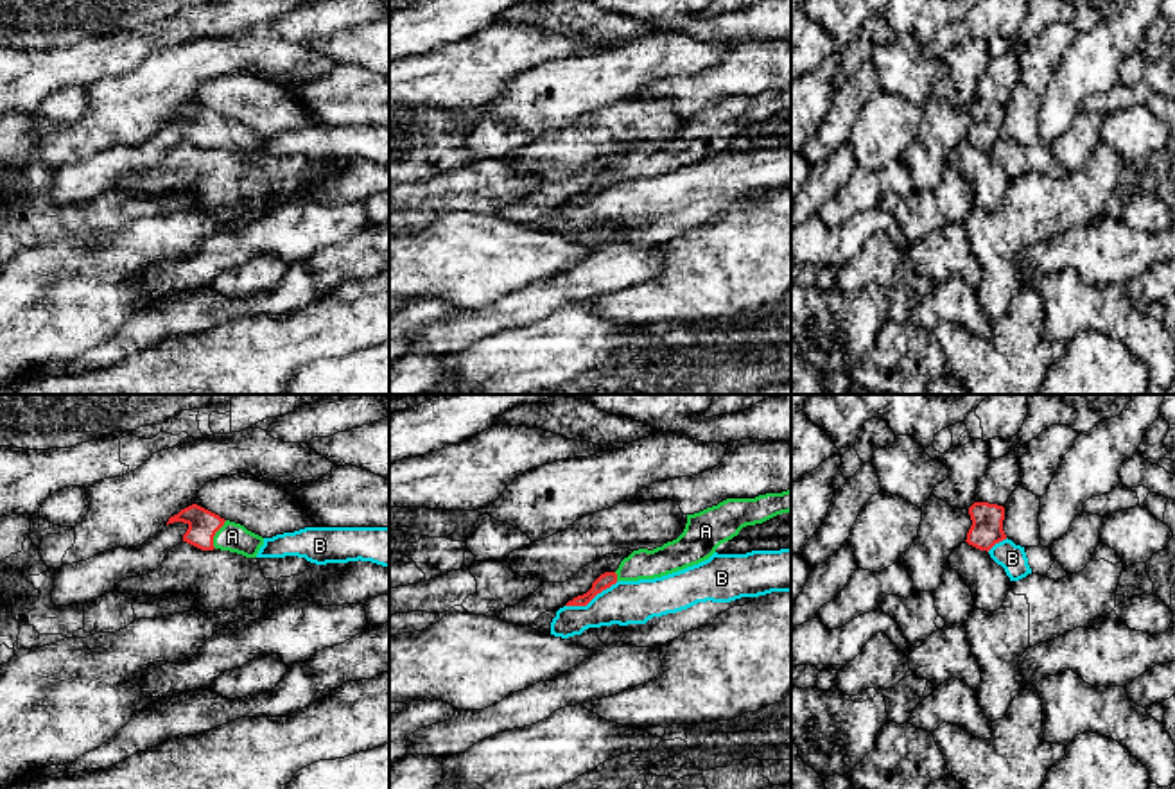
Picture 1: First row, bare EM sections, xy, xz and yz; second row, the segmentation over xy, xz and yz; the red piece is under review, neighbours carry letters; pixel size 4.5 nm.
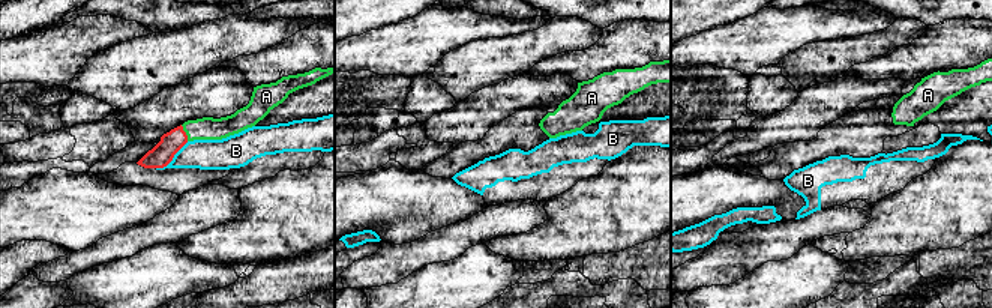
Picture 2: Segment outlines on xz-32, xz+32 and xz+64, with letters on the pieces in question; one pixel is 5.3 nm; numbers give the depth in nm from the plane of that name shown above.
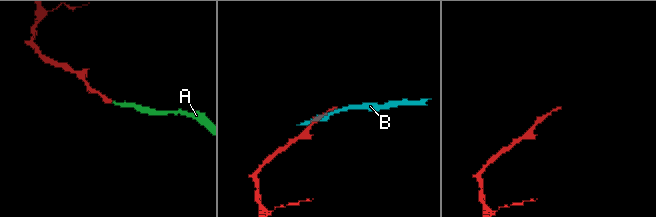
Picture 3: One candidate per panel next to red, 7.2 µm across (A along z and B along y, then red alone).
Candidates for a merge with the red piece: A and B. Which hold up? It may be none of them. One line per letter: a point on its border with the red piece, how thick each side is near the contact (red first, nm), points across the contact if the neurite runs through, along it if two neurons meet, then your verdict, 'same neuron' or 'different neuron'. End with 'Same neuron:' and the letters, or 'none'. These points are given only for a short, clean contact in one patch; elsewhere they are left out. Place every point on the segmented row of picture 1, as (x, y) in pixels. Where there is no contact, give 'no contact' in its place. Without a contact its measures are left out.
A: xy (214, 535) | 140/130 nm | across xy (203, 524), (214, 535), (232, 537) | same neuron
B: xz (591, 599) | 70/190 nm | along xz (617, 581), (598, 592), (585, 605), (565, 606) | different neuron
Same neuron: A

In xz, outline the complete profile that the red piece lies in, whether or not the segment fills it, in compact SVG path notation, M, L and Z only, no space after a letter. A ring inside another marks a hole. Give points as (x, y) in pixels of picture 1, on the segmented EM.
M791 490L755 499L727 499L718 506L687 515L683 533L653 551L639 549L624 558L615 572L601 574L592 588L565 606L587 606L597 594L617 581L662 577L709 559L716 549L746 525L762 524L791 511Z

